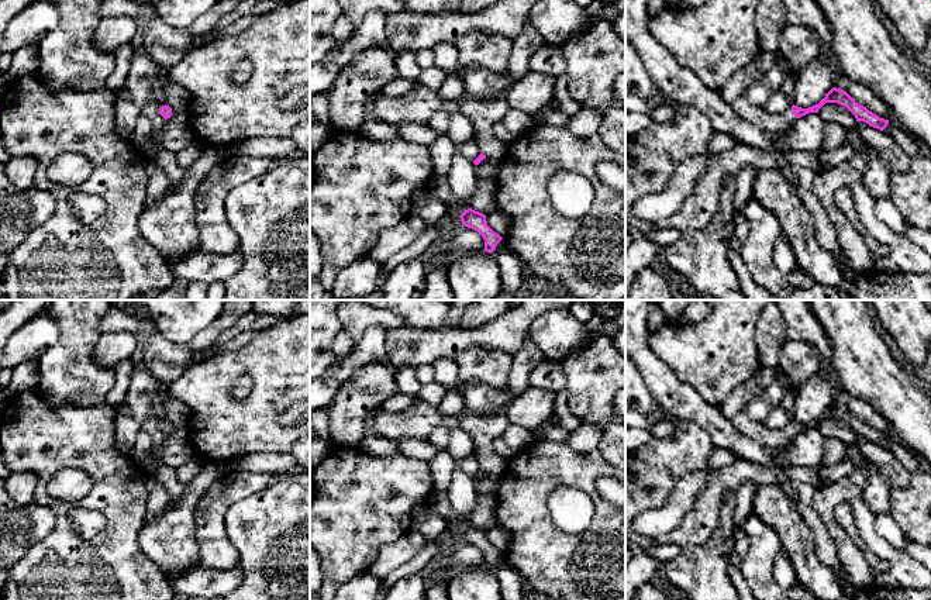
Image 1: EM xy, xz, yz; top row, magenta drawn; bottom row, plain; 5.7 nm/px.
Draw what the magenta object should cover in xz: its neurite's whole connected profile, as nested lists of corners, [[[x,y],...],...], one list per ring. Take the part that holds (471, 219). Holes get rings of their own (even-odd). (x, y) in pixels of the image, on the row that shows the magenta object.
[[[468,208],[459,217],[465,227],[477,231],[483,237],[486,252],[492,254],[496,249],[497,244],[503,239],[487,225],[485,214]]]

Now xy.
[[[162,106],[159,108],[159,114],[168,120],[168,118],[173,118],[173,120],[177,120],[177,121],[183,121],[183,123],[187,123],[187,111],[186,108],[170,108],[169,106]]]

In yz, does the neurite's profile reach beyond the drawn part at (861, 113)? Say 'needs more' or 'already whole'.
needs more

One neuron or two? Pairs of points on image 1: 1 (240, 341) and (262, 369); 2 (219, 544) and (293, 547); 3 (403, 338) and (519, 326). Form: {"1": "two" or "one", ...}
{"1": "two", "2": "two", "3": "one"}

